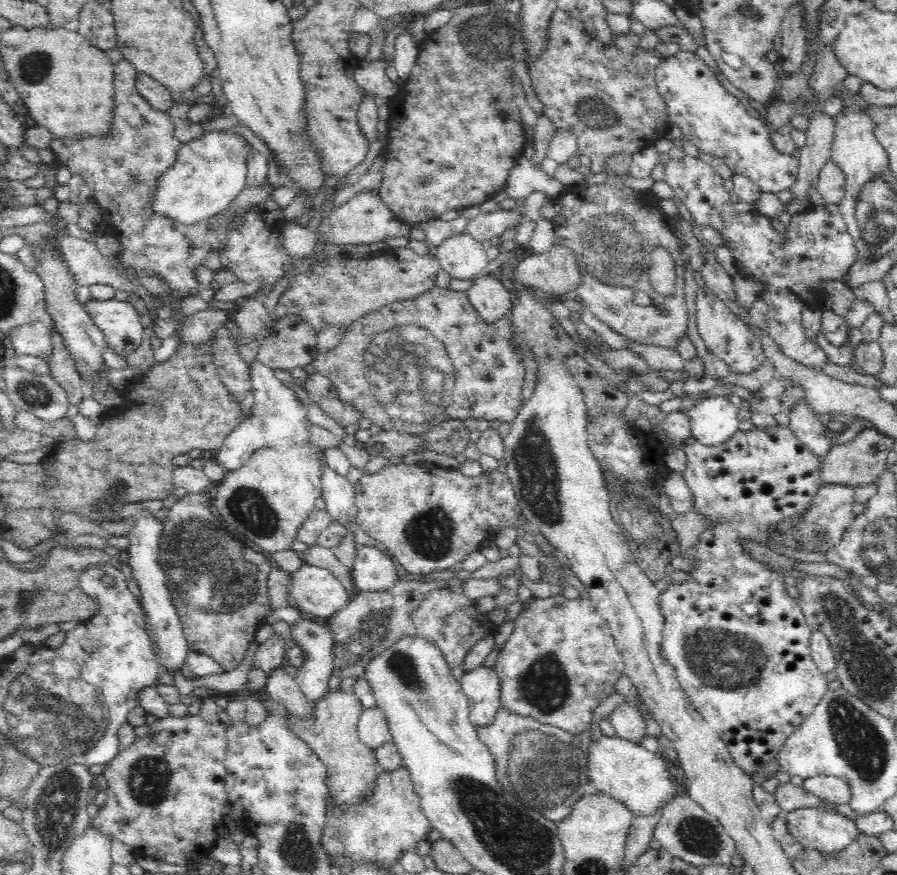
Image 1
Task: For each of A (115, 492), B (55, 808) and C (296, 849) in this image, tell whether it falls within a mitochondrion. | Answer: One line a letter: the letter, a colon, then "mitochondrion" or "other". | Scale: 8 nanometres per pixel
A: mitochondrion
B: mitochondrion
C: mitochondrion

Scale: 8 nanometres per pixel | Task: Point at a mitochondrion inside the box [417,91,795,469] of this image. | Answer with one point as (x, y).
(613, 234)

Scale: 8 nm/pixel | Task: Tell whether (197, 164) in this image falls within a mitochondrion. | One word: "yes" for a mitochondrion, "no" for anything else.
no

